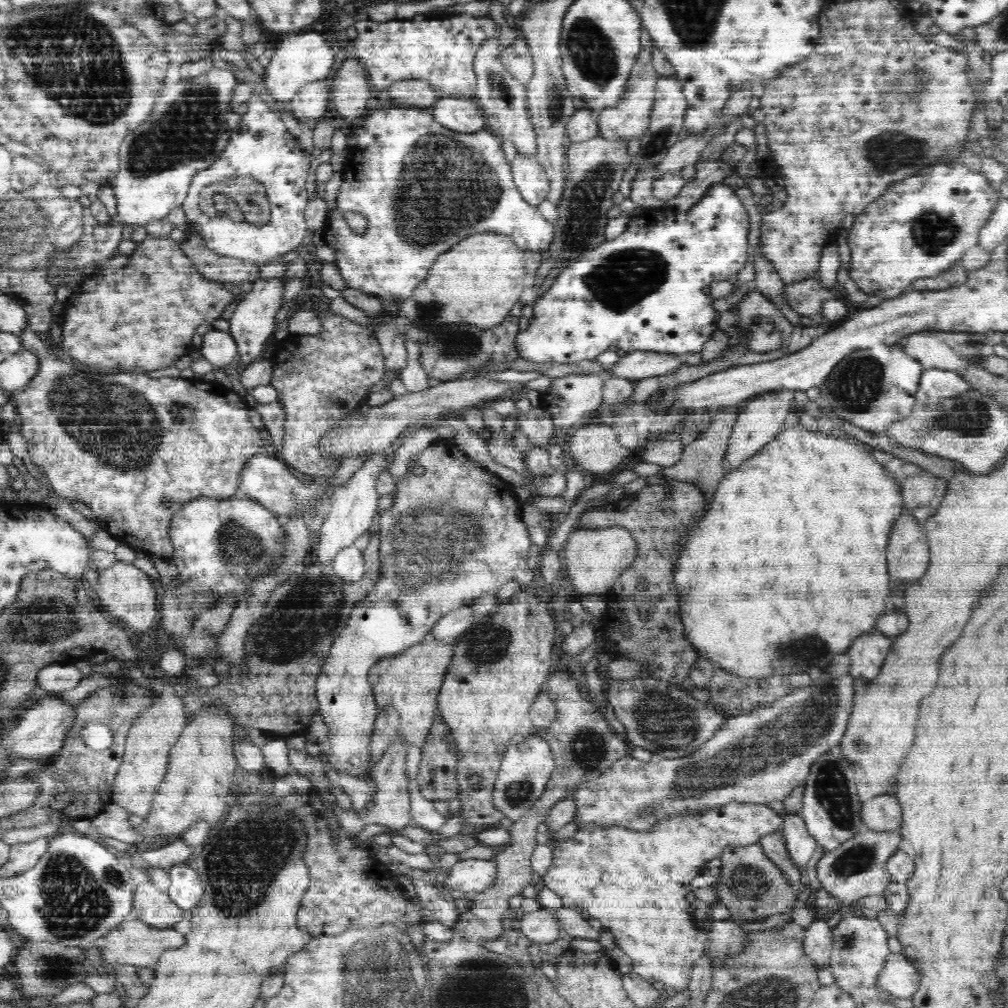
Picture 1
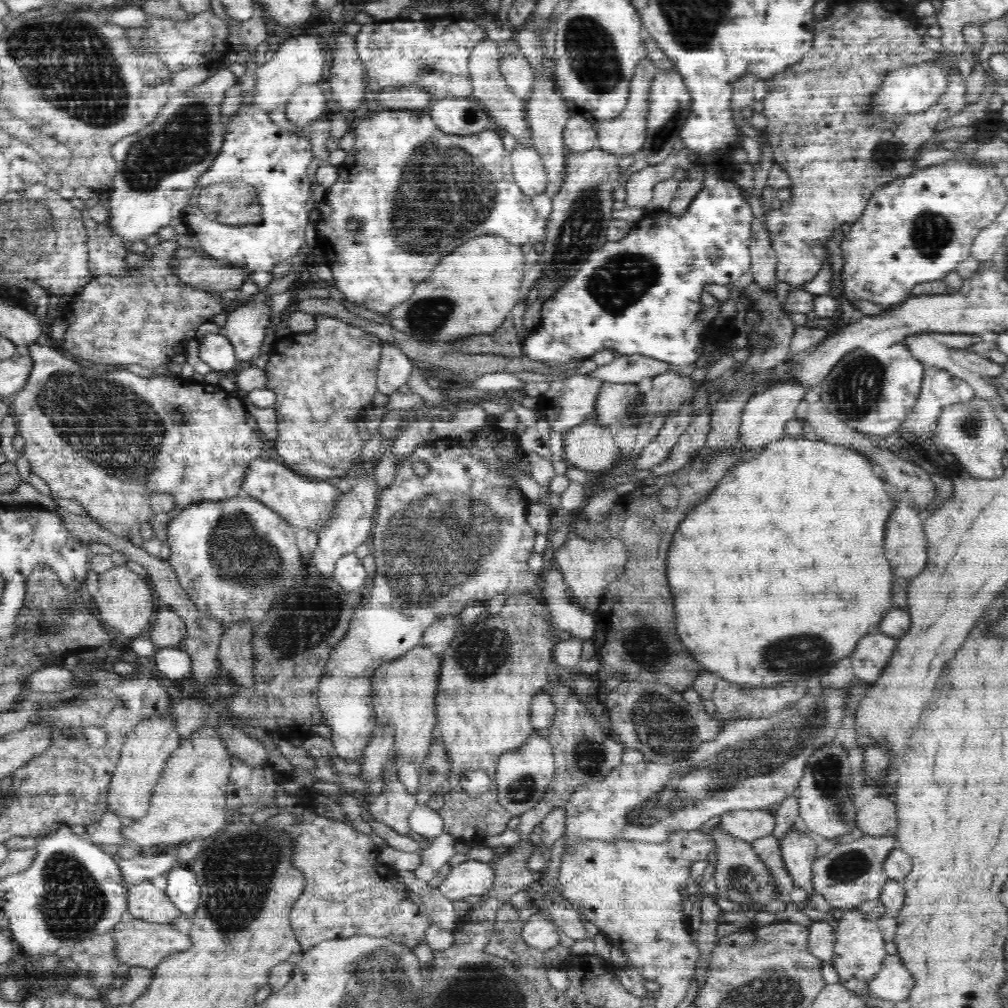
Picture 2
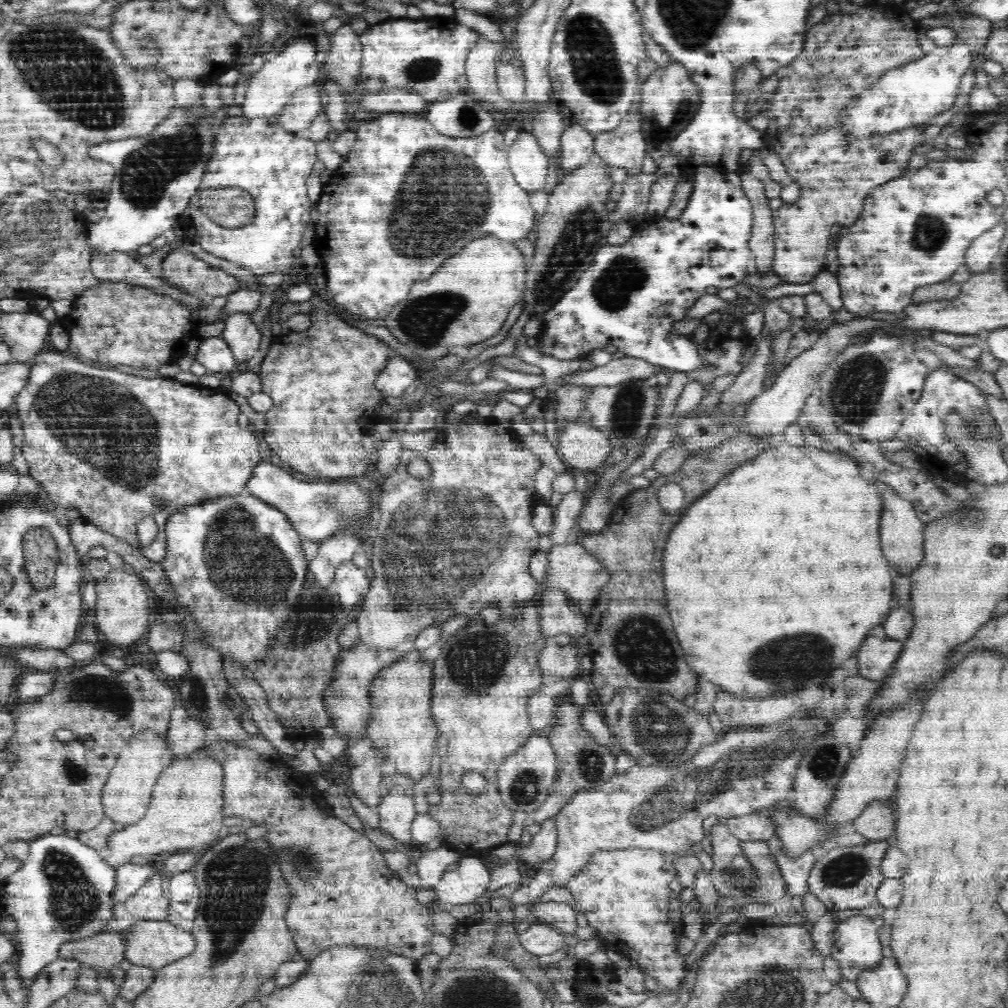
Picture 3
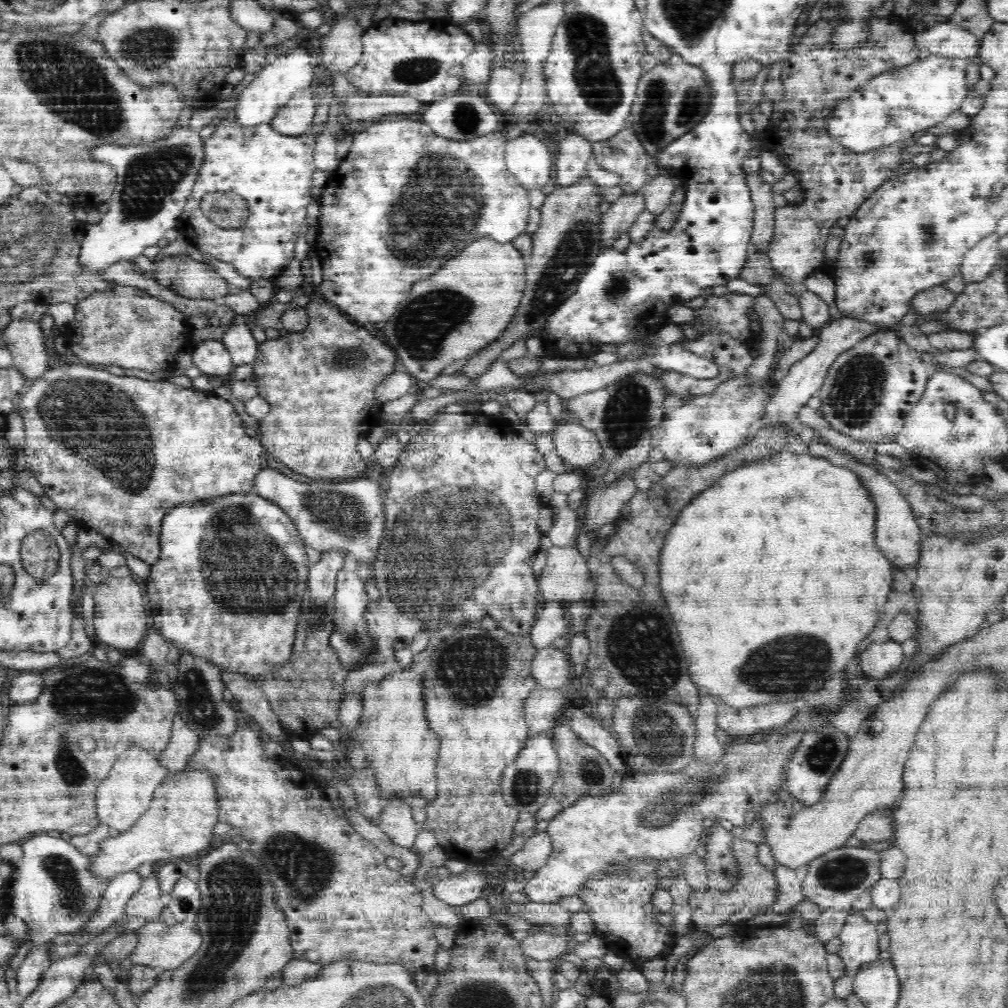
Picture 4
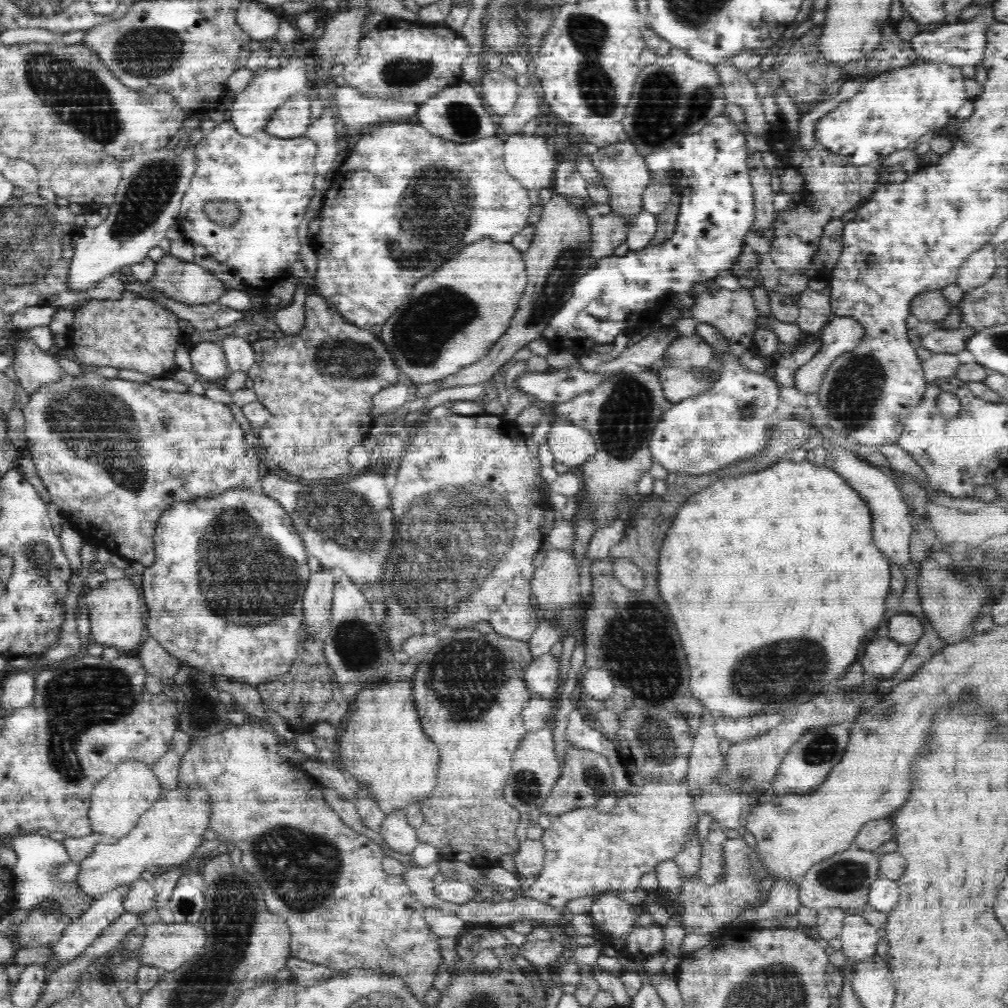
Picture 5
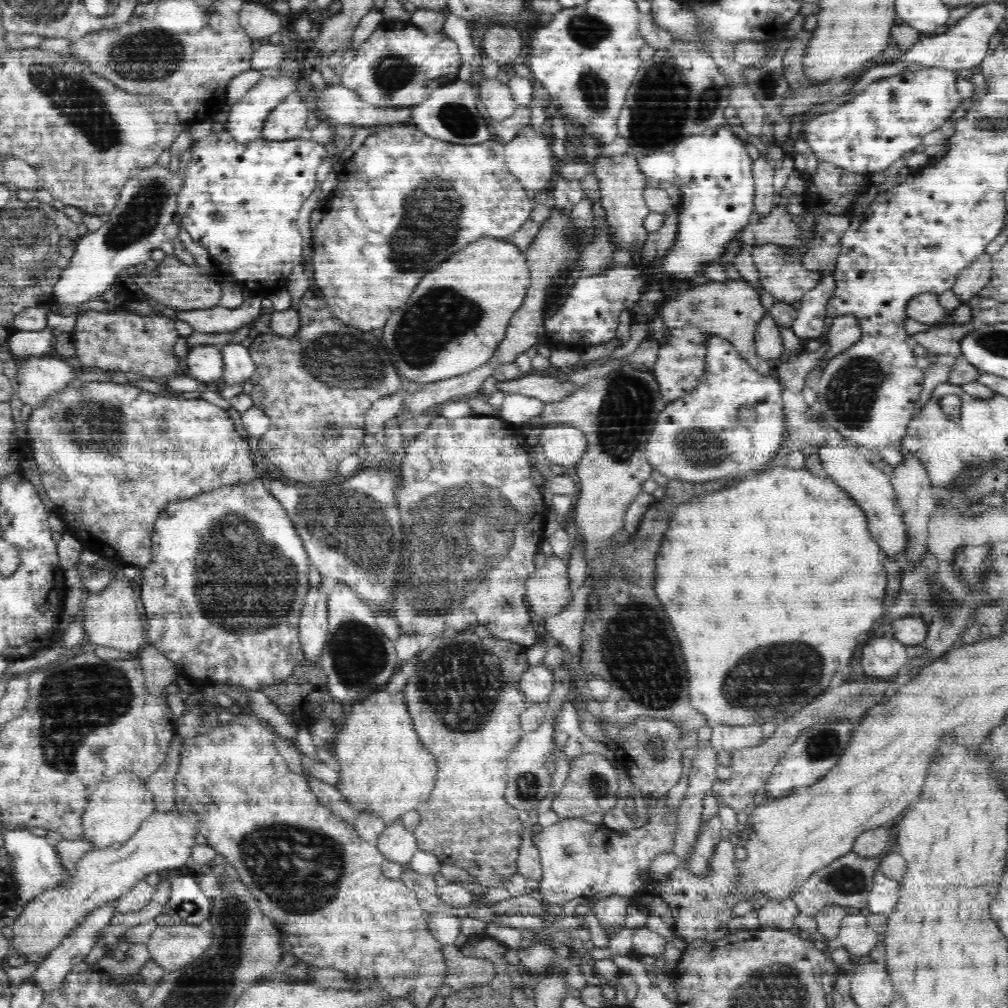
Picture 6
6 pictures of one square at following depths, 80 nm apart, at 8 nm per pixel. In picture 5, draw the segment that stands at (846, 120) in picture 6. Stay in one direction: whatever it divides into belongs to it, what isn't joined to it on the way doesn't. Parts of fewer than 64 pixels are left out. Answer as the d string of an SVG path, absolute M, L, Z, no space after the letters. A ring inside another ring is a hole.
M928 62L922 66L911 65L908 68L895 69L872 78L859 94L841 102L832 112L820 118L814 126L814 138L828 150L834 150L834 154L842 154L846 162L854 162L854 166L864 166L874 162L874 159L882 158L884 154L888 158L894 152L917 145L920 136L928 132L941 130L950 118L955 117L964 100L968 99L964 92L964 74L958 66Z

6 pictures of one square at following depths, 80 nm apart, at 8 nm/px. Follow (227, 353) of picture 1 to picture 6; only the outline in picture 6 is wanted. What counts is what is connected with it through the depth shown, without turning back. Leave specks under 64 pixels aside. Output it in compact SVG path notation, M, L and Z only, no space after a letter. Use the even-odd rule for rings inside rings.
M198 345L192 347L185 360L187 373L197 381L208 383L223 376L225 366L220 346Z

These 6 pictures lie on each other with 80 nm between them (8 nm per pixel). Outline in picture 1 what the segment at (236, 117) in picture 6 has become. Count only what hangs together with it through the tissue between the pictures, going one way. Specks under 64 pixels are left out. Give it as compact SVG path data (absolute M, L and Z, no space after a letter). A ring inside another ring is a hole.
M298 32L296 36L284 37L274 50L274 57L271 58L272 60L266 66L264 76L262 76L263 86L274 99L274 103L292 101L302 86L326 78L332 68L334 54L338 54L336 50L332 50L332 47L328 46L328 41L320 32L306 32L306 34Z

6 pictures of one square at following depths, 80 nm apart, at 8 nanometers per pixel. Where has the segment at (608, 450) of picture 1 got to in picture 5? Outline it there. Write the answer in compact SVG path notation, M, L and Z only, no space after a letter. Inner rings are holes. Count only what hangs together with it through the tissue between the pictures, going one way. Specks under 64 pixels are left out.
M553 419L547 443L558 467L584 465L597 452L592 434L573 421Z

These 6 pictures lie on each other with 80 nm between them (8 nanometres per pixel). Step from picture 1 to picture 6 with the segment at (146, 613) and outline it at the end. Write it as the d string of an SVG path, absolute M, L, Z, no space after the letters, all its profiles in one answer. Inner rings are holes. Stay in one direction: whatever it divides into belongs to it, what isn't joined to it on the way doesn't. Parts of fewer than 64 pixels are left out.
M112 580L112 584L108 584L108 588L104 588L100 593L85 595L79 618L83 619L86 640L91 645L109 646L135 656L148 645L148 642L144 642L144 626L136 608L134 590L126 581Z

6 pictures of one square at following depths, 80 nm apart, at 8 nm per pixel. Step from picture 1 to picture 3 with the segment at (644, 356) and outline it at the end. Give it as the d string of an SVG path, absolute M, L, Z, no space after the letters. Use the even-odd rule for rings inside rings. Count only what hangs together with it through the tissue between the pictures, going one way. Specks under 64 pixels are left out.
M624 355L622 358L614 358L603 366L595 367L587 371L570 373L564 377L565 386L616 386L623 382L636 379L646 379L664 369L656 369L658 364L652 364L643 358L634 358Z

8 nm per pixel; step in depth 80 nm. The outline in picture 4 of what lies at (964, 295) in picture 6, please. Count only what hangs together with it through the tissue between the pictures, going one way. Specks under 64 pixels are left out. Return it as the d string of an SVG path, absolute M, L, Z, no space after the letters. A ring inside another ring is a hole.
M994 232L978 240L974 248L966 251L959 269L964 282L978 282L994 270L999 253L998 243L999 237Z

